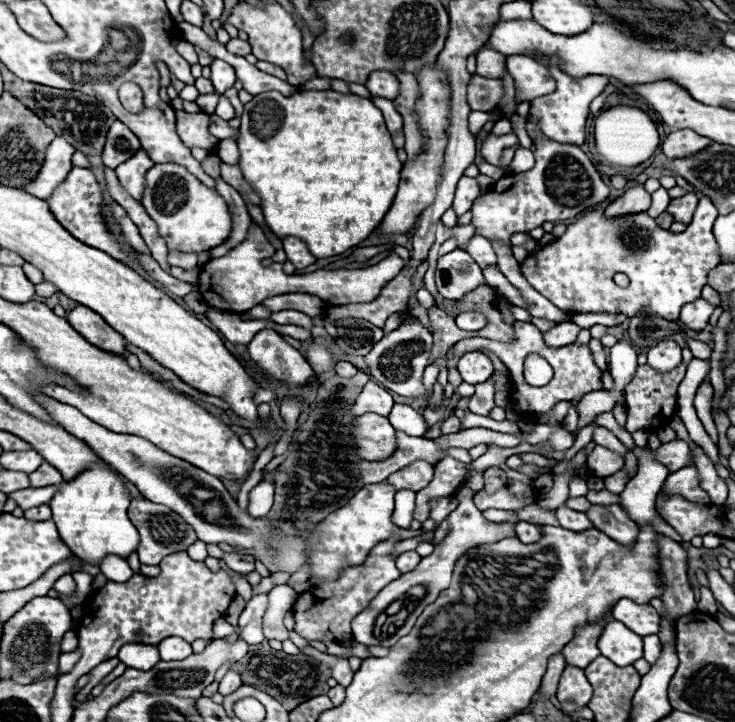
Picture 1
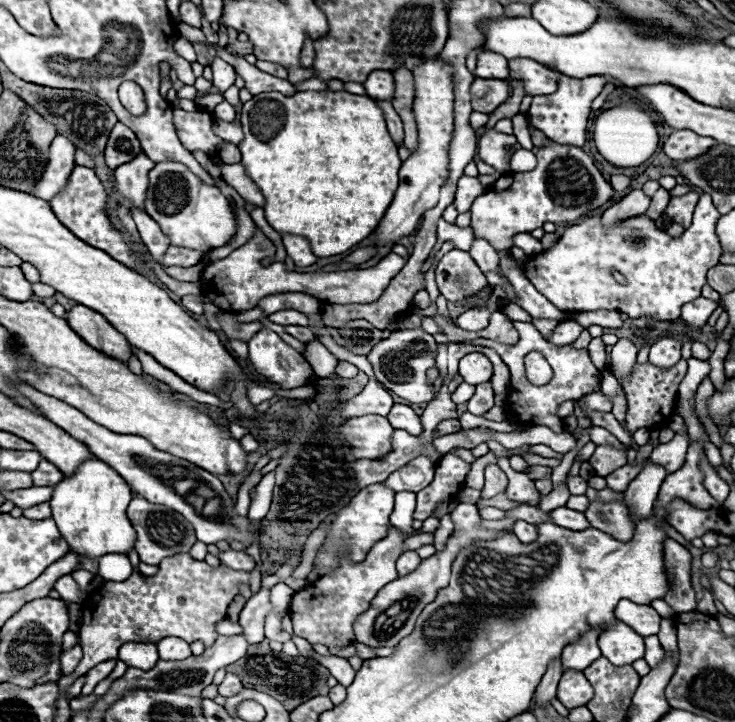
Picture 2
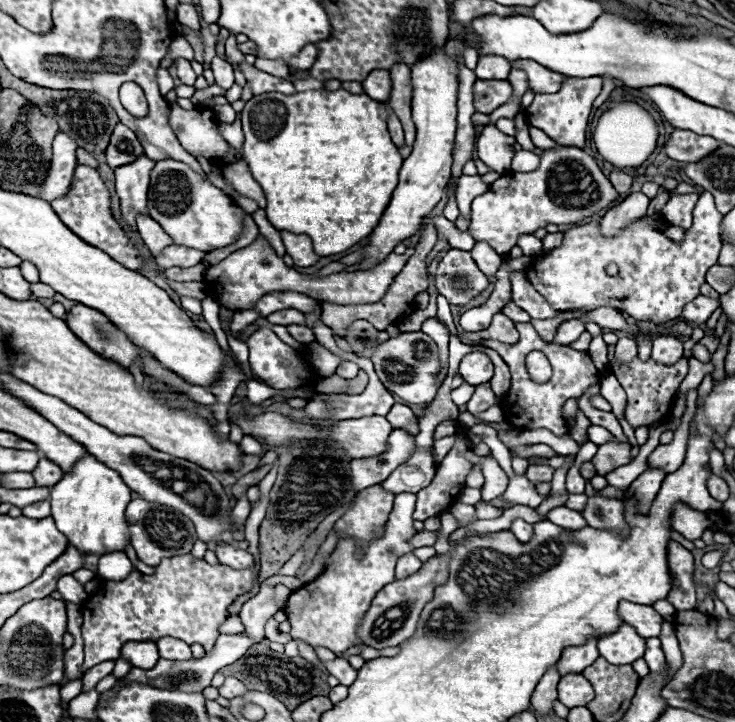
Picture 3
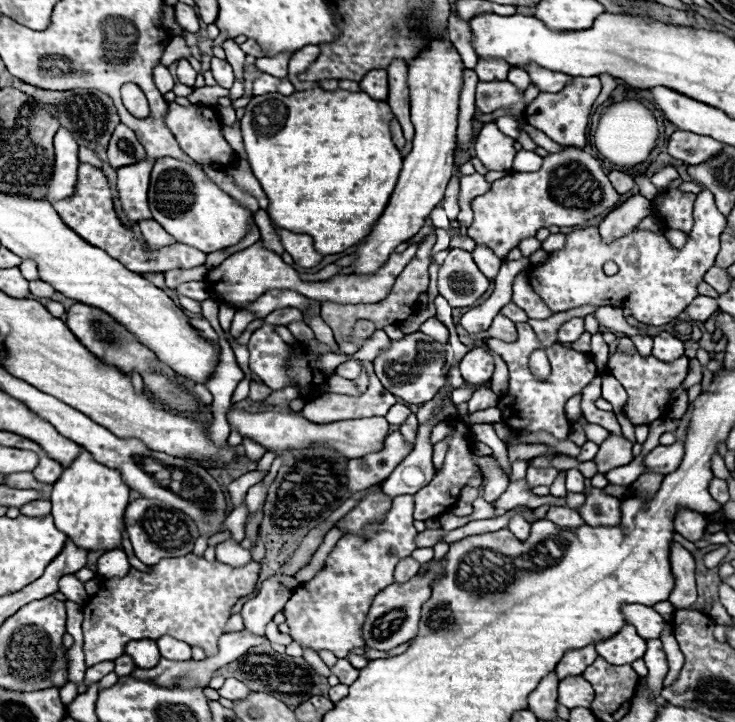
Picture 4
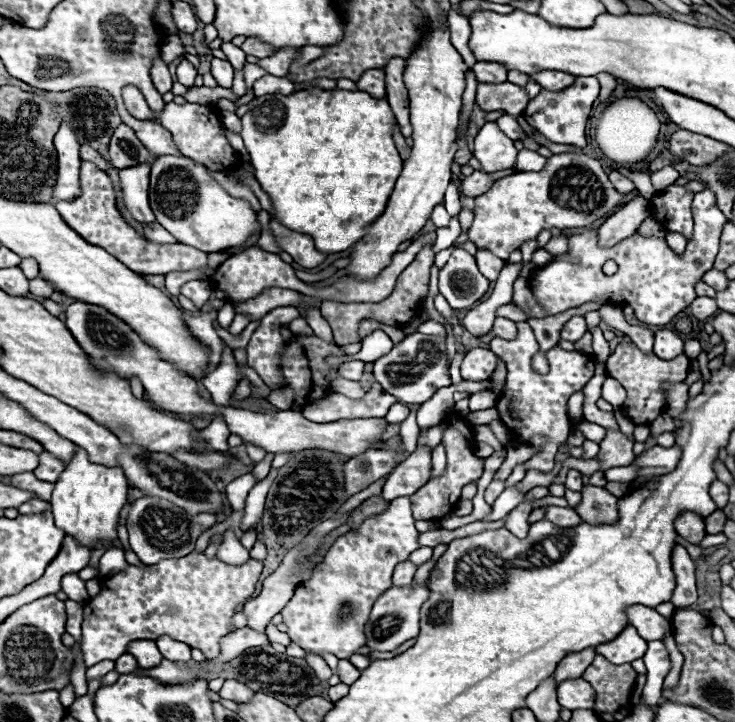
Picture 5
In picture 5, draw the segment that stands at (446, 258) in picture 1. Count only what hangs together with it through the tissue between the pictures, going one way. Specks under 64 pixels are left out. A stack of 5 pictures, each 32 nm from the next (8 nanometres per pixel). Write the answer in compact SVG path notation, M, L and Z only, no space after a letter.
M454 248L446 266L440 268L438 288L452 308L470 308L486 294L488 286L490 282L480 274L474 256L462 248Z

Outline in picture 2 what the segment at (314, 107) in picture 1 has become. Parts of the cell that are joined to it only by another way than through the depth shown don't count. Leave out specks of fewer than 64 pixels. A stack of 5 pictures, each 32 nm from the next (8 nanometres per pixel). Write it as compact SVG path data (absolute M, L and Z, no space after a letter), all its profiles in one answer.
M308 90L308 92L296 92L294 100L290 100L290 96L284 96L280 92L263 92L256 94L250 102L244 104L242 108L242 132L244 132L244 140L240 142L240 152L242 152L242 166L248 174L248 178L260 188L262 196L264 196L264 212L266 212L266 220L268 224L284 234L290 232L294 236L302 236L310 242L310 248L316 256L320 258L328 258L334 254L342 254L348 248L352 248L354 244L362 242L364 238L370 236L370 232L378 226L378 222L382 220L382 216L386 214L394 192L398 188L398 170L402 166L402 160L398 158L398 148L392 142L388 130L386 130L386 122L384 122L384 112L376 106L376 102L368 96L358 96L358 94L350 94L350 92L330 92L330 90Z

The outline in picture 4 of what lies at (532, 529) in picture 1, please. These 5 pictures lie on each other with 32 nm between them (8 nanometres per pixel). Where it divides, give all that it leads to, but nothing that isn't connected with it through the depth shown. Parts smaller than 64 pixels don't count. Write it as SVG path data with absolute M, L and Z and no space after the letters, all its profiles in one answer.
M514 516L514 518L510 520L510 526L508 526L508 530L510 530L518 540L528 540L530 528L532 528L532 526L530 526L522 516Z

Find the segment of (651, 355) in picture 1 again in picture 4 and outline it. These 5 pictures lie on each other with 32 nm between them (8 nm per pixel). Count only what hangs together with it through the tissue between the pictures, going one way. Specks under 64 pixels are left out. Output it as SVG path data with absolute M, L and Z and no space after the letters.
M660 332L654 338L654 350L652 356L660 362L674 362L676 358L684 356L684 342L678 340L674 334L670 332Z

